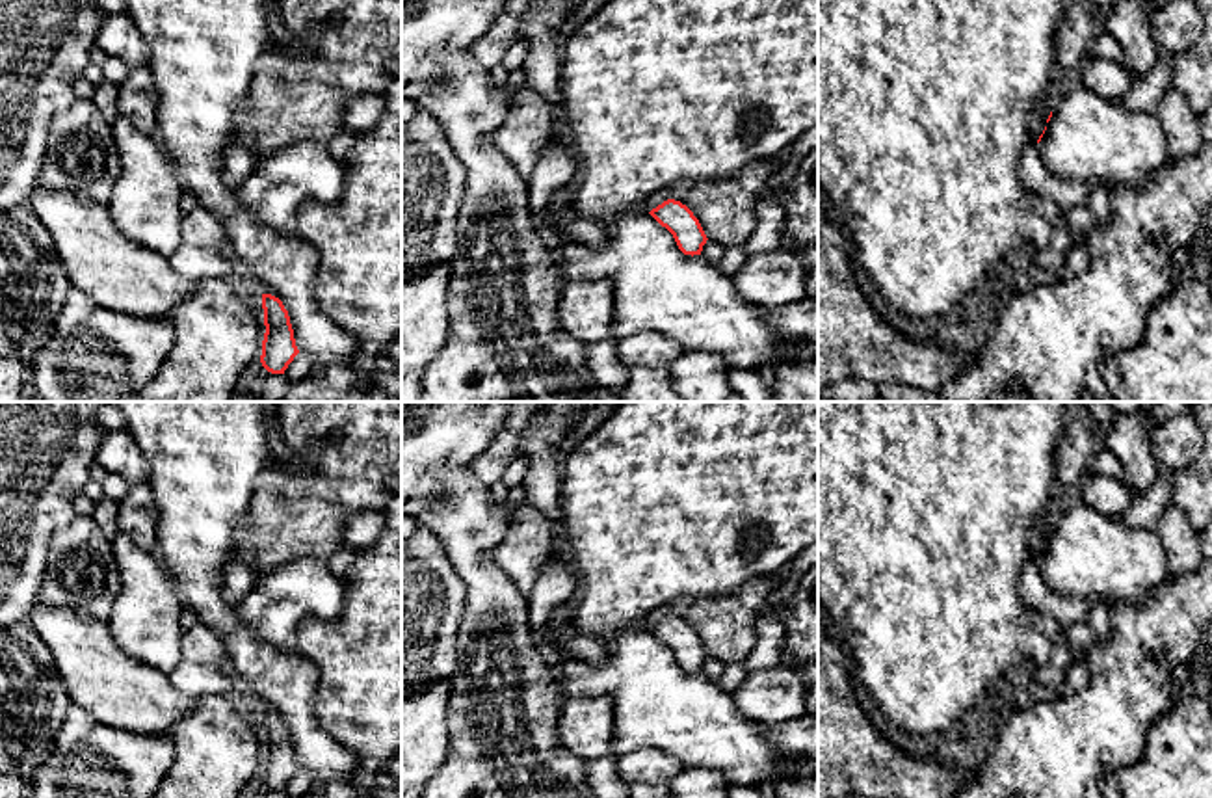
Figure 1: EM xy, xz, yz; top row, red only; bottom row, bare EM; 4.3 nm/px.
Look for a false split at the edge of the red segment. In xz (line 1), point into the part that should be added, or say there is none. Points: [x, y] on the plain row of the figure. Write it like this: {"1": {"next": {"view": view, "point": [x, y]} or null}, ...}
{"1": {"next": null}}

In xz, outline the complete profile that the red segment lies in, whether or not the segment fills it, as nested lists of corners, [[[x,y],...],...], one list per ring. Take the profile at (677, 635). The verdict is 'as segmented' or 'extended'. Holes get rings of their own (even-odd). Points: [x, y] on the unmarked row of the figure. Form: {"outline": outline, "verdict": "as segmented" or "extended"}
{"outline": [[[667,616],[649,629],[665,644],[684,672],[701,672],[706,651],[693,629],[680,618]]], "verdict": "as segmented"}

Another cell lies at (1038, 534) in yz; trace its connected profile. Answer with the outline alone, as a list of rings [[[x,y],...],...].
[[[1048,506],[1030,528],[1028,549],[1034,558],[1039,556],[1039,552],[1043,551],[1047,543],[1047,536],[1052,528],[1054,515],[1056,515],[1056,510]]]

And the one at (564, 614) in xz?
[[[569,601],[558,608],[548,623],[548,629],[569,657],[586,664],[602,664],[608,658],[608,640],[578,632],[573,627],[571,618],[574,605],[576,601]]]

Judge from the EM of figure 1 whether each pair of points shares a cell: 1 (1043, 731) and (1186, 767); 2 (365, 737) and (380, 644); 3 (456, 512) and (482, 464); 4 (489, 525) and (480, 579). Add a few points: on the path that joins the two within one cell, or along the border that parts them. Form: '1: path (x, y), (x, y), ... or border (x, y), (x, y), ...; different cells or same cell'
1: border (1160, 717), (1146, 750), (1103, 776); different cells
2: path (374, 715), (380, 692), (380, 666); same cell
3: border (495, 438), (471, 464), (471, 471), (487, 486); different cells
4: path (476, 538), (474, 566); same cell

